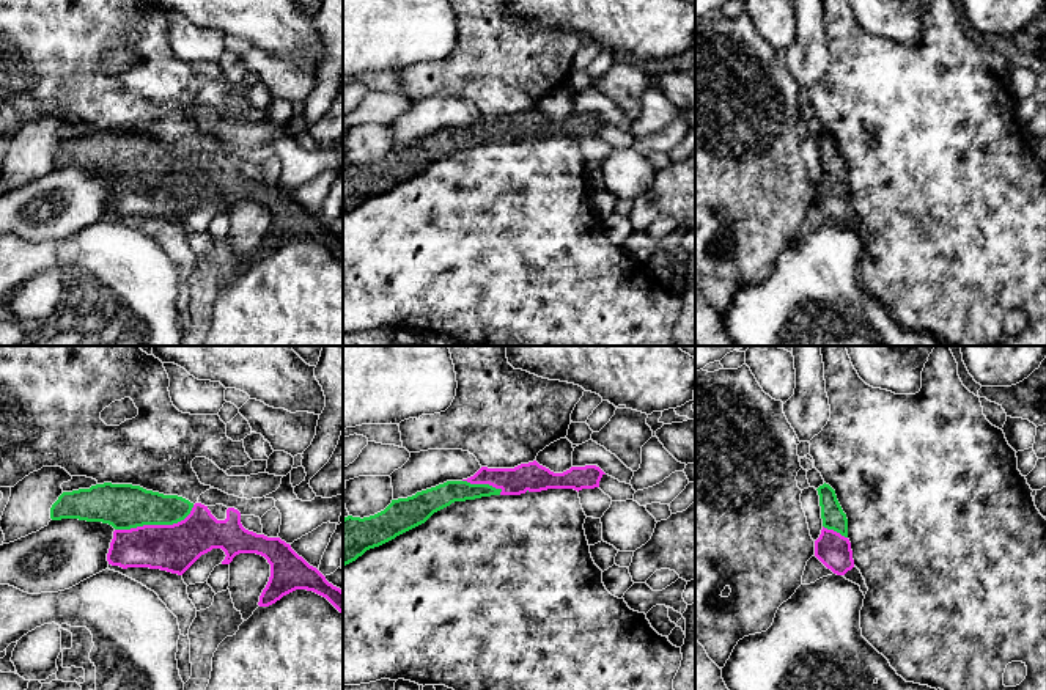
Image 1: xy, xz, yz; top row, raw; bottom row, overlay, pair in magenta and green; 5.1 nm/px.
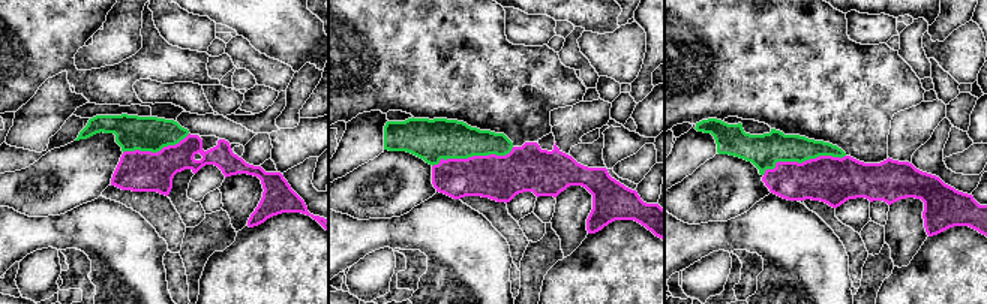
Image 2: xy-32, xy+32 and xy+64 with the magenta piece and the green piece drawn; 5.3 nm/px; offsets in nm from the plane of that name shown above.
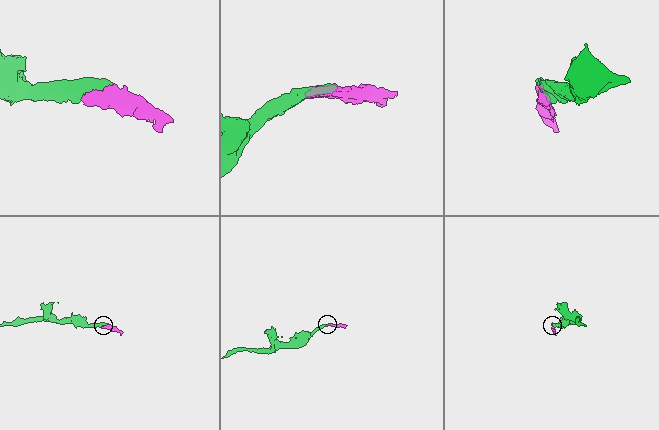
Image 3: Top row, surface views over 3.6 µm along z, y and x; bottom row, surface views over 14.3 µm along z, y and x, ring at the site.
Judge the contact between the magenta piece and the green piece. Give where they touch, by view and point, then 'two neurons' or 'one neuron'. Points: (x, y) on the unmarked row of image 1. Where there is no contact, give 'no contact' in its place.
meets magenta in xy at (156, 173); one neuron

